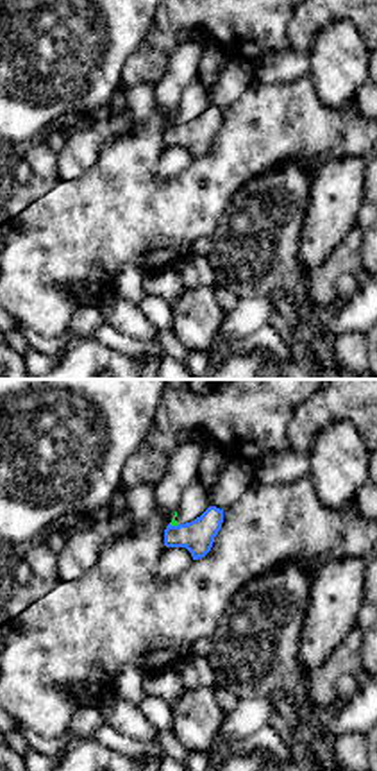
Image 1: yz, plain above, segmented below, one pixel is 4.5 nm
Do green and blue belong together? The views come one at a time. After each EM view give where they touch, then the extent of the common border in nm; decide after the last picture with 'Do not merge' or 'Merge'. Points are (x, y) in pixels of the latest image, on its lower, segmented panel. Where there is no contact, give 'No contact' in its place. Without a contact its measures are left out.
Touches green at (174, 525). Shared border 60 nm

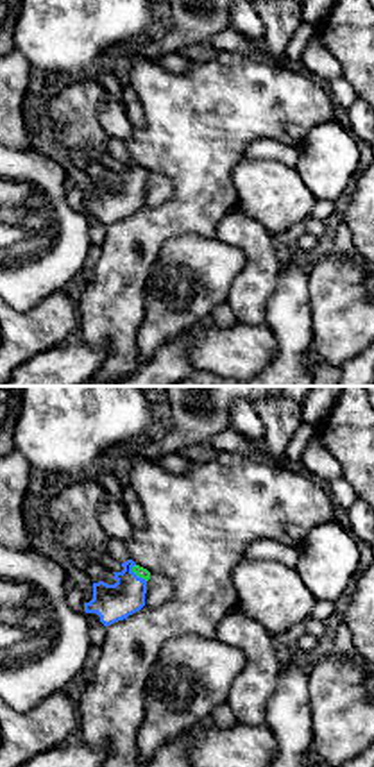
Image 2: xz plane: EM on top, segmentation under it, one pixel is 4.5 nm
Touches green at (136, 574). Shared border 100 nm

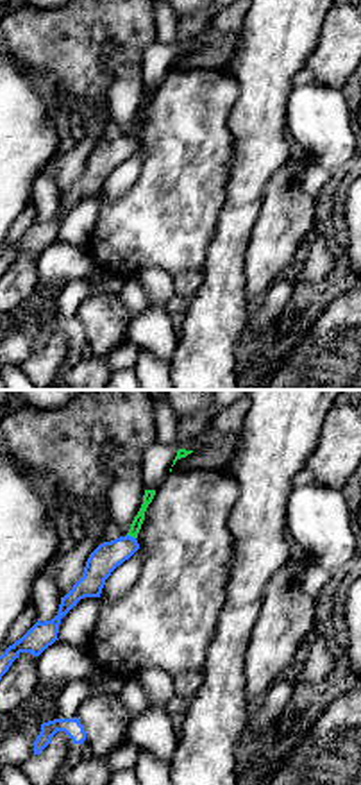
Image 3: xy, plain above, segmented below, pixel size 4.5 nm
Touches green at (131, 535). Shared border 50 nm

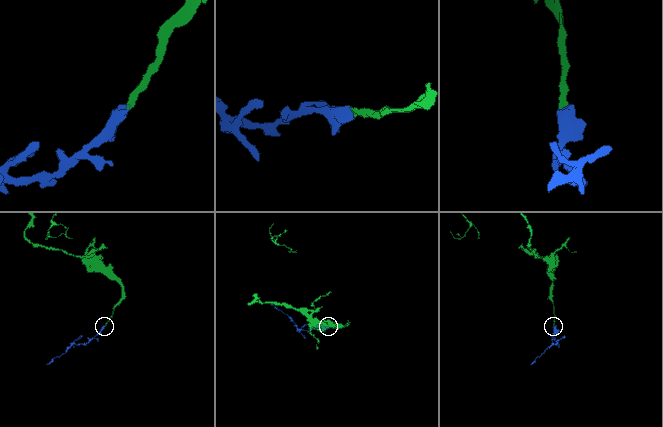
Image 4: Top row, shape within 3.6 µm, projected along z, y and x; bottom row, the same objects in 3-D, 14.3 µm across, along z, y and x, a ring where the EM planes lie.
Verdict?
Merge

